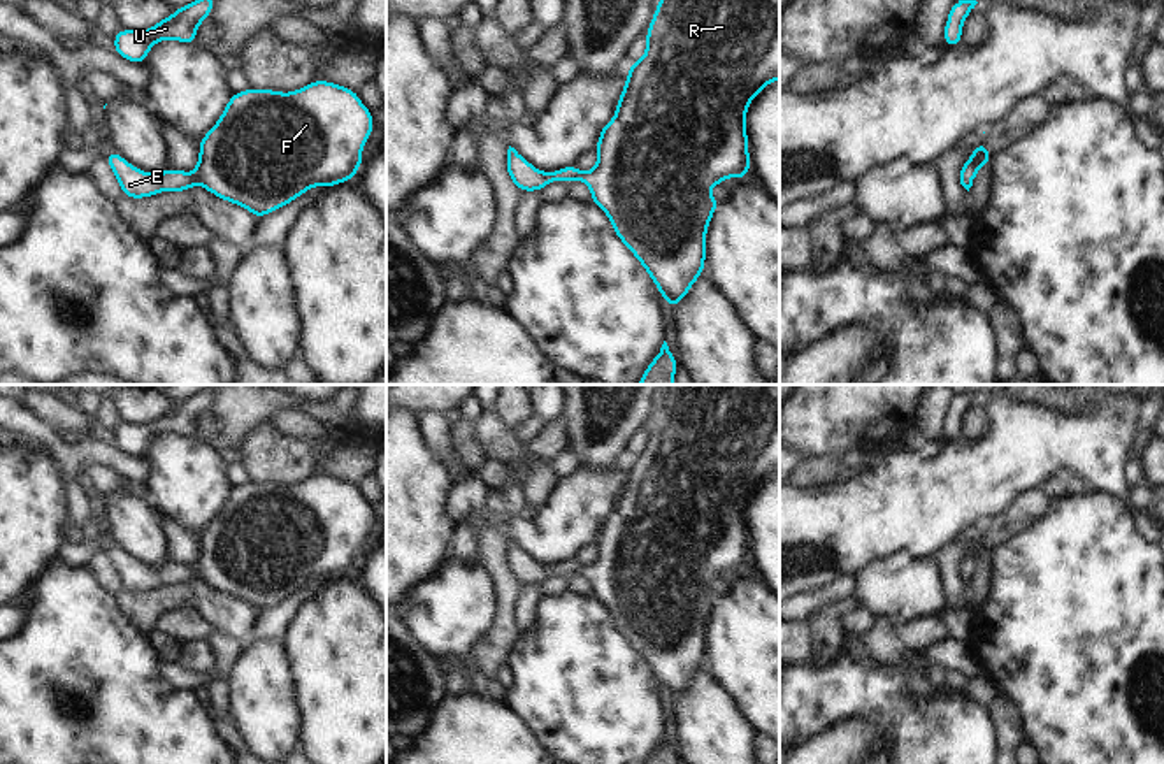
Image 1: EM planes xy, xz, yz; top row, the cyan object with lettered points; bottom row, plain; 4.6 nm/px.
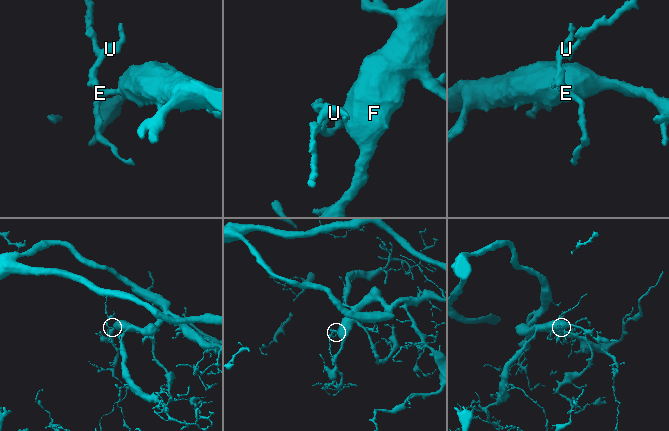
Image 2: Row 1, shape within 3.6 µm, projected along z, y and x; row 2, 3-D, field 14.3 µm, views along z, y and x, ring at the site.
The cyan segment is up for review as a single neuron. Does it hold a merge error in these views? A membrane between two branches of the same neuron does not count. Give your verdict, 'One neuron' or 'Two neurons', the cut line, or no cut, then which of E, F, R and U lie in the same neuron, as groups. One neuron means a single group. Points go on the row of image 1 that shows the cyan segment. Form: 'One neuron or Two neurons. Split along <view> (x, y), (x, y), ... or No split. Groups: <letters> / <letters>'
One neuron. No split. Groups: E F R U

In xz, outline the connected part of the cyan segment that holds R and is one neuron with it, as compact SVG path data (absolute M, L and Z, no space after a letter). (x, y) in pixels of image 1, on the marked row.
M658 0L646 30L646 53L629 65L614 118L602 126L593 148L597 165L588 172L576 165L542 172L509 146L507 174L520 191L541 191L553 181L583 181L592 191L592 204L606 213L618 239L641 262L672 309L704 272L706 234L722 204L709 190L729 177L750 176L744 118L751 100L771 81L780 81L780 0Z

